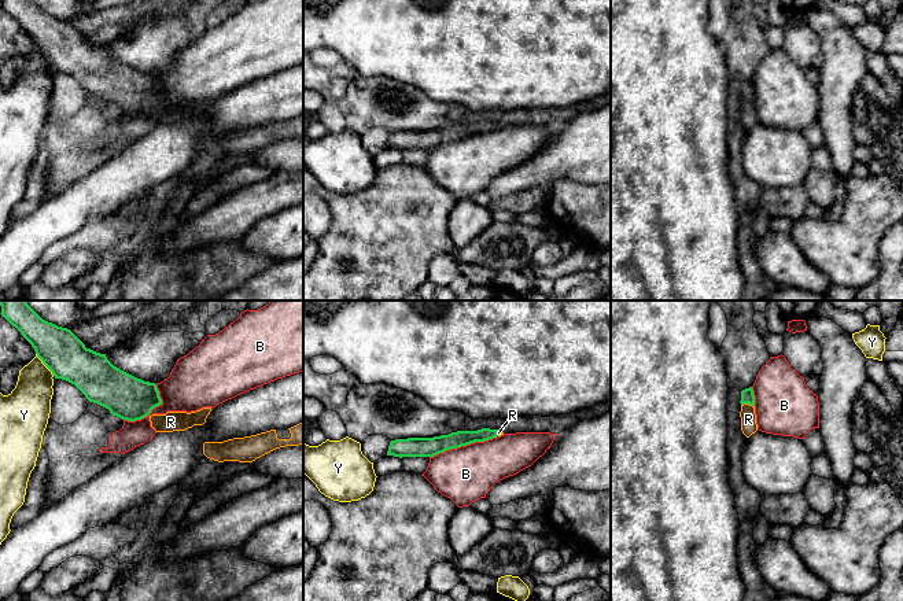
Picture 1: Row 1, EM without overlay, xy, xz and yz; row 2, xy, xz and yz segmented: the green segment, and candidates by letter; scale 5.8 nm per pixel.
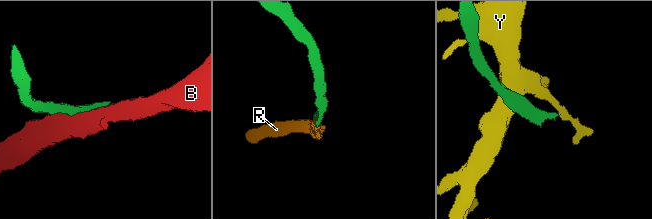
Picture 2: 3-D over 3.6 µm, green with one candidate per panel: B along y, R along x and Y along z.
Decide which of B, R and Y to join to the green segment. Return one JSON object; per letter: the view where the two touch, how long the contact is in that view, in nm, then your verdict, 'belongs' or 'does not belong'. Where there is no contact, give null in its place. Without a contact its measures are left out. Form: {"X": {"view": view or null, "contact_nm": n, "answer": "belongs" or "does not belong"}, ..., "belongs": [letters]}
{"B": {"view": "xz", "contact_nm": 420, "answer": "does not belong"}, "R": {"view": "yz", "contact_nm": 80, "answer": "belongs"}, "Y": {"view": "xy", "contact_nm": 170, "answer": "does not belong"}, "belongs": ["R"]}

